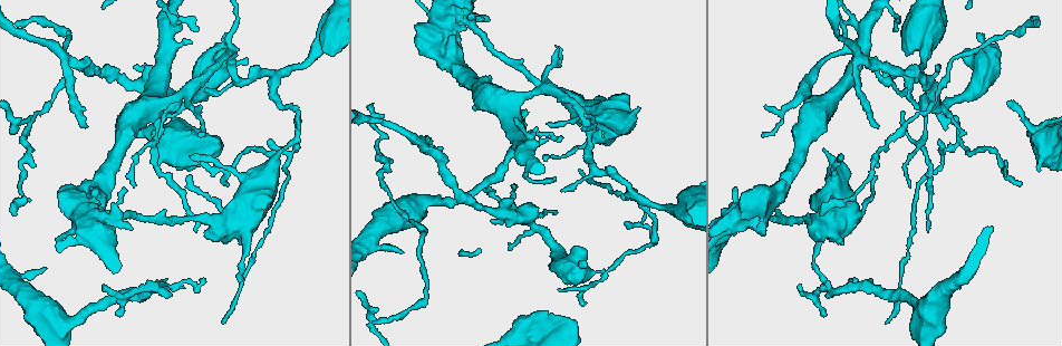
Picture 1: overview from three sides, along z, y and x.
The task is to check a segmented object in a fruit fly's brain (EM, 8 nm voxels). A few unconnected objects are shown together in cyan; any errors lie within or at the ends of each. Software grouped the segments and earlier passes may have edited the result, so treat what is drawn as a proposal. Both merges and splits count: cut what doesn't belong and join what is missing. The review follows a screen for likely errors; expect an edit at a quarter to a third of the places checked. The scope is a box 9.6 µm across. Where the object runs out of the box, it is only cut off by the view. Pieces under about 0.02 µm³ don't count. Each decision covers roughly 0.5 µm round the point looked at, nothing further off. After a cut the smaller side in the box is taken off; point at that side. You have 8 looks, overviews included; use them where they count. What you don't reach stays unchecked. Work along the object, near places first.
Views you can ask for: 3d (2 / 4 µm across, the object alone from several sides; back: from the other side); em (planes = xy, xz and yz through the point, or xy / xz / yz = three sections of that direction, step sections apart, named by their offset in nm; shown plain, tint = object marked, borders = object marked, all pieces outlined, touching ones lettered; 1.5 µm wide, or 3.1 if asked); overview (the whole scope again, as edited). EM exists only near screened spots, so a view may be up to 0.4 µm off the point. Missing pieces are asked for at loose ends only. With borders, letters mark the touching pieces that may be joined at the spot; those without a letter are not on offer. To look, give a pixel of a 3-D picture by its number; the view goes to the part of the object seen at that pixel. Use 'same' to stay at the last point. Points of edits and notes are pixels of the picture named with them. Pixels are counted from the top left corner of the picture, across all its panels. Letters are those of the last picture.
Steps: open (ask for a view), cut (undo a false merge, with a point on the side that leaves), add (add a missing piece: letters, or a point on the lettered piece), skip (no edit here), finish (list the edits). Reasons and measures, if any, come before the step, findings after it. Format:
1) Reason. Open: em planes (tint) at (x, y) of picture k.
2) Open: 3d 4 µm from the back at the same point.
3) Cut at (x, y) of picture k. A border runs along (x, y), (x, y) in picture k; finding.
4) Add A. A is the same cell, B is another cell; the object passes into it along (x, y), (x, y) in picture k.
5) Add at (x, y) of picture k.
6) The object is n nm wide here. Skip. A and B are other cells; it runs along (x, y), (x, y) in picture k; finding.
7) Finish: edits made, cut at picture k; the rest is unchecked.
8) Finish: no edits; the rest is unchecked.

Open: em planes (borders) at (819, 213) of picture 1.

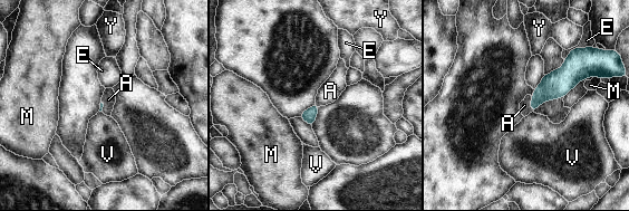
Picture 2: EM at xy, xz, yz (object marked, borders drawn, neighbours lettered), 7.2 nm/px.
Add A. A is the same cell, E, M, V and Y are other cells; the object passes into it along (557, 84), (530, 104), (524, 105) in picture 2; it goes on there.

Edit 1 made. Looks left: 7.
Free end. Open: em xz step 8 (tint) at (909, 185) of picture 1.

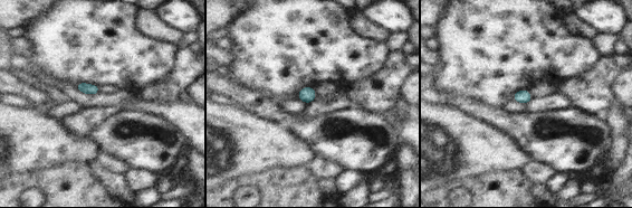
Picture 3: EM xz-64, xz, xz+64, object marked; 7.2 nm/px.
Open: em planes (borders) at the same point.

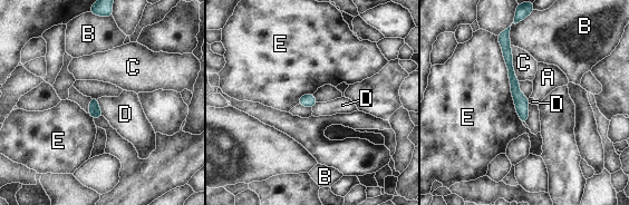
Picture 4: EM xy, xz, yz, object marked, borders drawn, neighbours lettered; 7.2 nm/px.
Skip. A, B, C, D and E are other cells; none of them fits.

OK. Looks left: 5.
Branch point. Open: em planes (borders) at (957, 138) of picture 1.

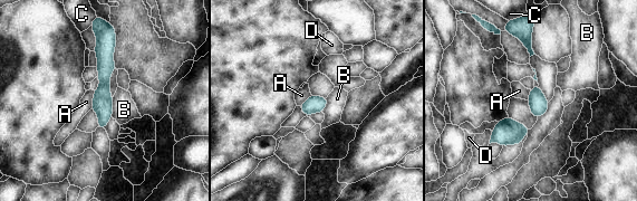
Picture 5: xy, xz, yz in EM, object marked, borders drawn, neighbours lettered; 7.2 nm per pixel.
Skip. A, B, C and D are other cells; a border runs along (95, 91), (93, 104), (89, 108) in picture 5; one neuron here.

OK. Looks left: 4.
Finish: edits made, add at picture 2; the rest is unchecked.

